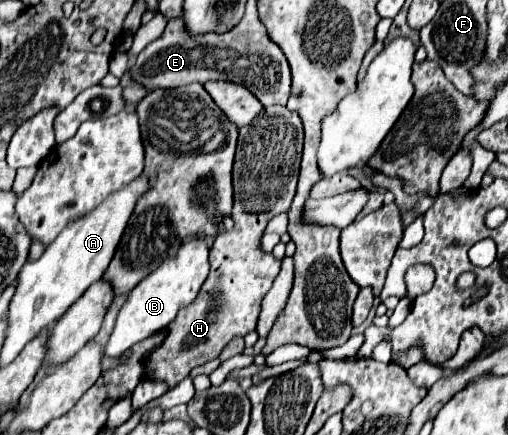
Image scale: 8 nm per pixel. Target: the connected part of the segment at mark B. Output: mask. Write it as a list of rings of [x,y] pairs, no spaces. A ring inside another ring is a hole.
[[[197,238],[193,242],[183,244],[177,252],[177,258],[165,260],[155,272],[151,272],[131,290],[115,320],[113,332],[105,346],[105,356],[111,358],[121,356],[125,350],[149,338],[153,332],[169,326],[169,322],[177,316],[177,312],[197,298],[207,274],[209,274],[209,246],[205,244],[205,240]]]

